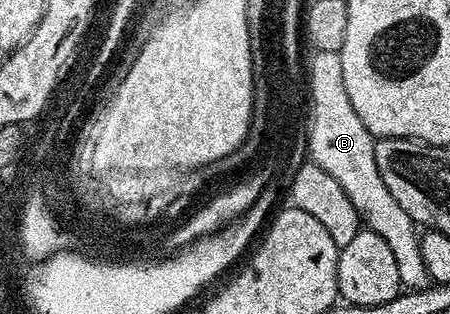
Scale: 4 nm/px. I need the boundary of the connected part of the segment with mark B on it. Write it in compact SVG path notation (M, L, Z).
M316 51L308 59L309 76L311 80L310 100L313 104L313 116L310 119L307 154L310 161L323 168L328 175L334 176L339 186L347 193L357 211L360 212L362 223L383 236L383 240L391 247L394 253L395 264L398 265L399 276L402 285L406 289L424 289L428 285L429 277L426 272L426 265L423 264L422 252L420 247L420 237L416 223L413 218L407 215L400 207L395 196L391 195L387 186L383 184L383 178L379 175L379 168L376 167L374 144L375 139L369 129L359 119L355 112L355 104L351 104L351 96L347 96L347 84L343 84L343 64L341 55L338 52Z

